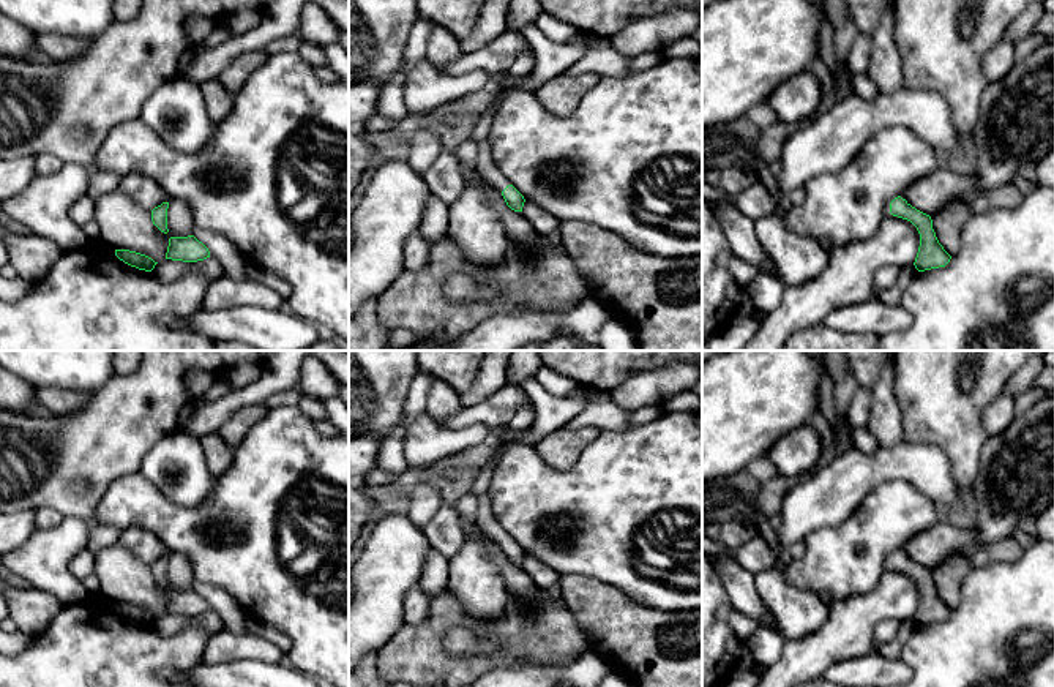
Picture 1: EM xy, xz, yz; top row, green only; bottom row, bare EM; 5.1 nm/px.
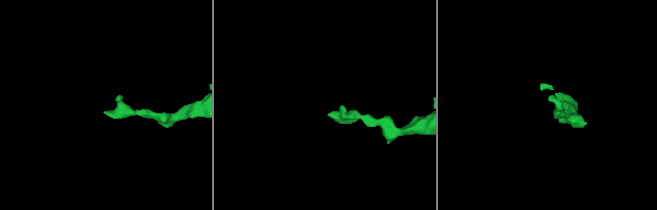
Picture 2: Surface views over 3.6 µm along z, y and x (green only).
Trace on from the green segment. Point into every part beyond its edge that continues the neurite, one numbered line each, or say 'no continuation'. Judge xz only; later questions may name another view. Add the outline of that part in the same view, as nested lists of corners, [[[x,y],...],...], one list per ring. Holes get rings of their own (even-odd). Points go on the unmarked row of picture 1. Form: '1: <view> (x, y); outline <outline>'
1: xz (485, 518); outline [[[483,493],[478,497],[478,512],[473,518],[483,534],[492,539],[499,546],[502,546],[511,535],[502,527],[502,524],[495,520],[491,510],[491,499],[488,493]]]

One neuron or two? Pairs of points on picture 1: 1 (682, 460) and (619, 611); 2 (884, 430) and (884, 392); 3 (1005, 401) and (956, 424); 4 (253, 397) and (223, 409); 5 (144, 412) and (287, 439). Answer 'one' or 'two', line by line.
1: two
2: one
3: two
4: one
5: two

